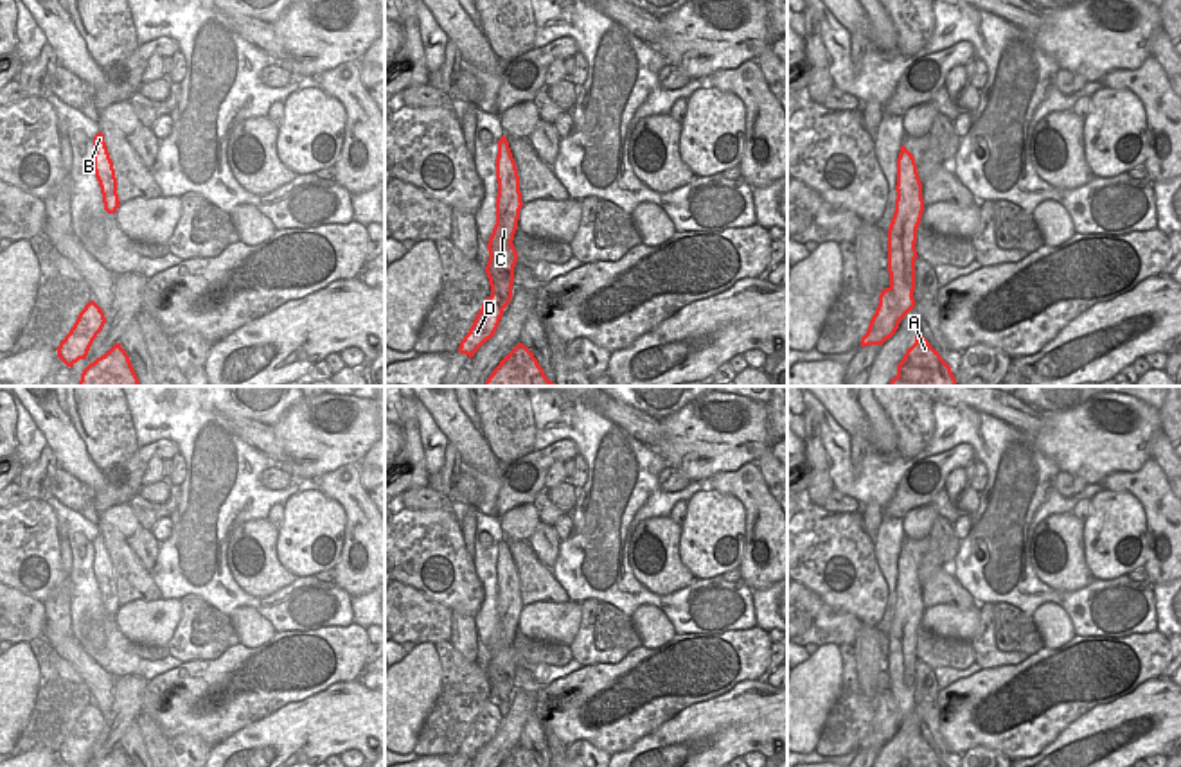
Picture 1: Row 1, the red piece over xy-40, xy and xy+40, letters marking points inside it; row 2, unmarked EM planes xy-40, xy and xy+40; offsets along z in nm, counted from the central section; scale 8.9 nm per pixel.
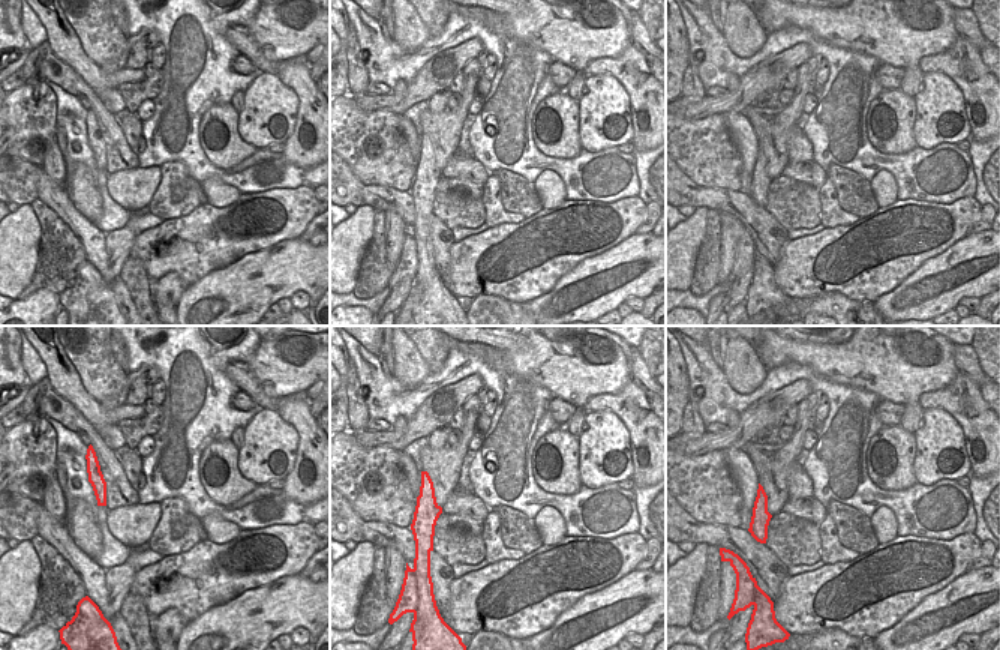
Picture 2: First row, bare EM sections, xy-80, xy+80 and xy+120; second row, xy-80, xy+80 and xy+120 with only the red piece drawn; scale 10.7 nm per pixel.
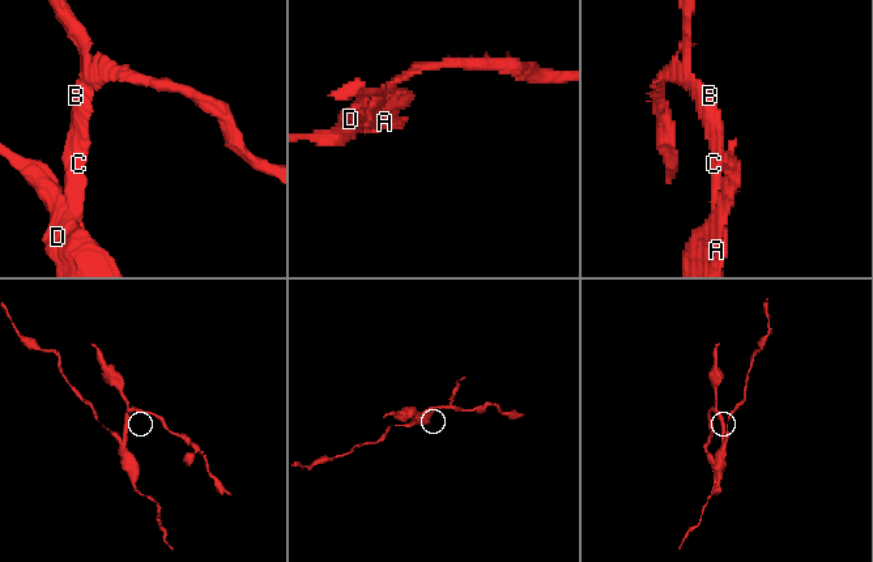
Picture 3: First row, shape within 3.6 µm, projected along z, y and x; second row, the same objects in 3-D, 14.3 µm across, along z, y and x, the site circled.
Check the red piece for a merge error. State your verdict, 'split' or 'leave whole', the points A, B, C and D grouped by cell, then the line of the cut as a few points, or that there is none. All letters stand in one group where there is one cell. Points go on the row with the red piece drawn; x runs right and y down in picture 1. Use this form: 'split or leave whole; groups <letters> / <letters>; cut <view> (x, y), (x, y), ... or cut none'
split; groups A D / B C; cut xy (488, 277), (502, 273), (513, 279)

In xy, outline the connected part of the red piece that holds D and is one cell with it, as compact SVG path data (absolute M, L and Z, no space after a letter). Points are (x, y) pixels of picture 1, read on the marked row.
M493 273L489 278L491 296L484 300L482 309L475 316L469 332L460 341L458 352L466 354L469 359L475 352L494 336L503 309L512 298L514 278L507 280L505 273Z

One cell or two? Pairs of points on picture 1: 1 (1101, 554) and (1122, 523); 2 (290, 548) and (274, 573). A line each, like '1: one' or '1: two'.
1: one
2: two

